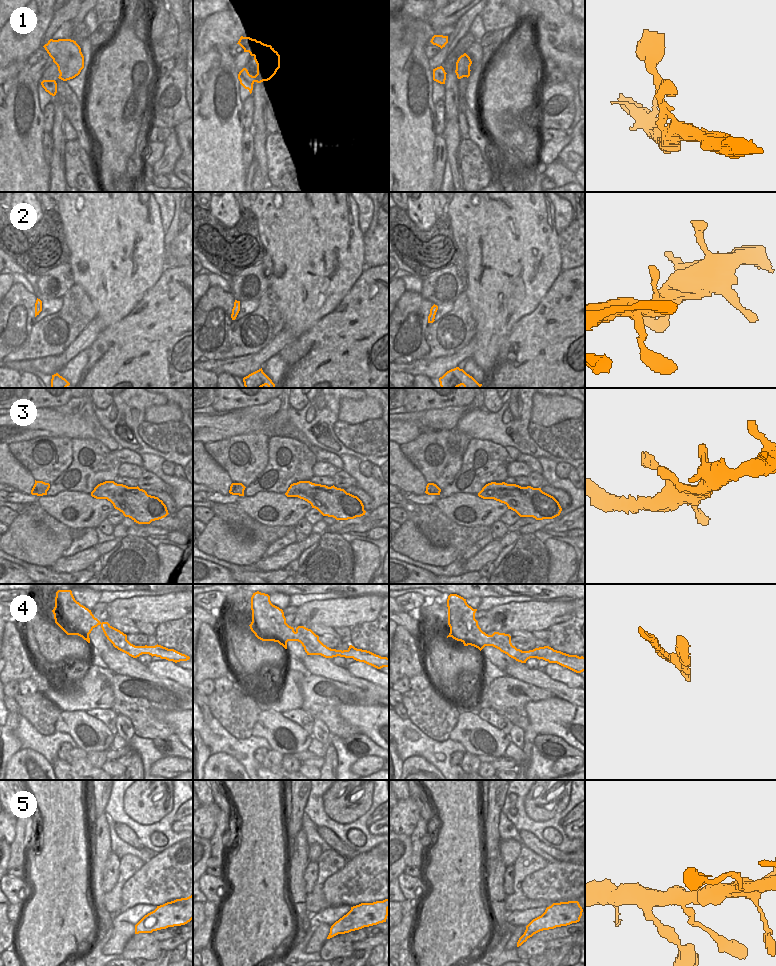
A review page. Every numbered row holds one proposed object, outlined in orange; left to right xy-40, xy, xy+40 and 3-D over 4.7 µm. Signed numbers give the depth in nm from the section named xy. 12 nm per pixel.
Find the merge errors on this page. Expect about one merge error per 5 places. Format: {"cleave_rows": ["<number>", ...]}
{"cleave_rows": []}

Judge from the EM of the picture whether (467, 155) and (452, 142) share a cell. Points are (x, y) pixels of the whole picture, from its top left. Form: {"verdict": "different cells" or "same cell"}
{"verdict": "different cells"}

